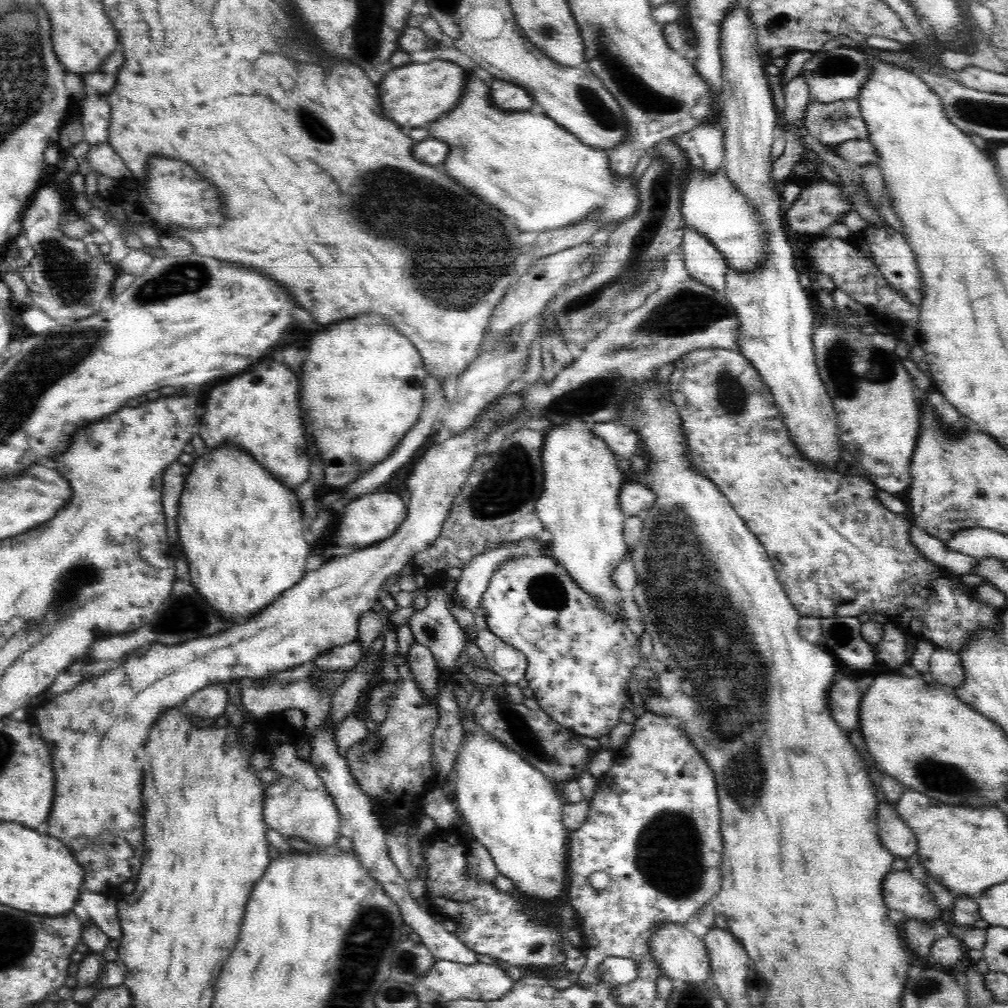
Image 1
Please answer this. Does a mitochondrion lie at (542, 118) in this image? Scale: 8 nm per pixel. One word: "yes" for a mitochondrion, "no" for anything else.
no

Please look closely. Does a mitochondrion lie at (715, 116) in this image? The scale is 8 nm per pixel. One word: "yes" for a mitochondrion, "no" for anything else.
no

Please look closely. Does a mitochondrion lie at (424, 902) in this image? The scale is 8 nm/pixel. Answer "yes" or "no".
no

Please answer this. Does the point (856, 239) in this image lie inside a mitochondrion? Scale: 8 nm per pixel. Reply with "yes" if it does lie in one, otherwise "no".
no

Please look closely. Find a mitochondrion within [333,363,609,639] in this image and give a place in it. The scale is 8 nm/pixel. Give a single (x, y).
(513, 479)

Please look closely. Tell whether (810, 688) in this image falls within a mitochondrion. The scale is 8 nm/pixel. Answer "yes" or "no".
no

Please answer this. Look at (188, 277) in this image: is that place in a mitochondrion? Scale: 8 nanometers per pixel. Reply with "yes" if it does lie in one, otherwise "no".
yes

